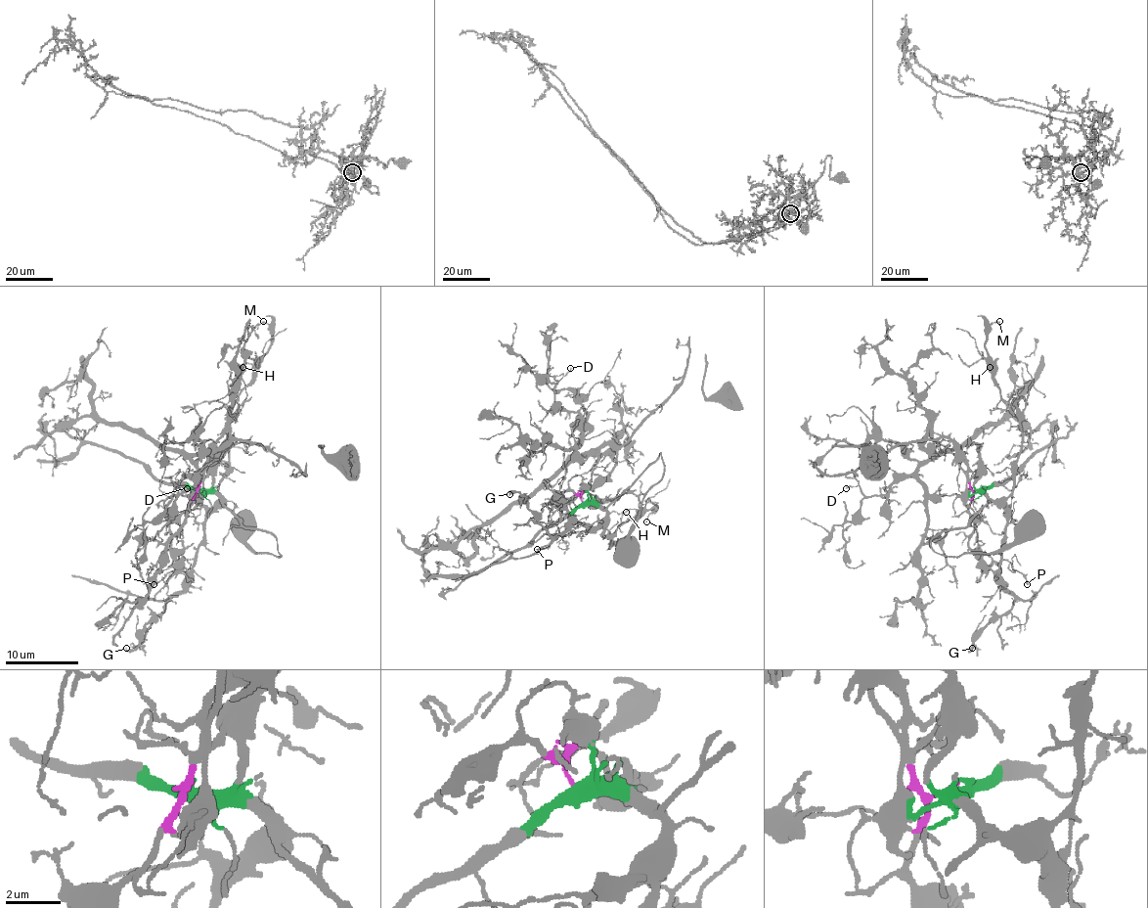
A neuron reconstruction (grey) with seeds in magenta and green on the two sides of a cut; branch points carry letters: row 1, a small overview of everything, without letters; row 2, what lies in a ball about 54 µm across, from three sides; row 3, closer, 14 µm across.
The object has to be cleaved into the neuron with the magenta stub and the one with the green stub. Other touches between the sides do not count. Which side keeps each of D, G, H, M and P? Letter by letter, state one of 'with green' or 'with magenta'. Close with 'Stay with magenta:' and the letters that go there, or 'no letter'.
D: with magenta
G: with green
H: with green
M: with green
P: with green
Stay with magenta: D

